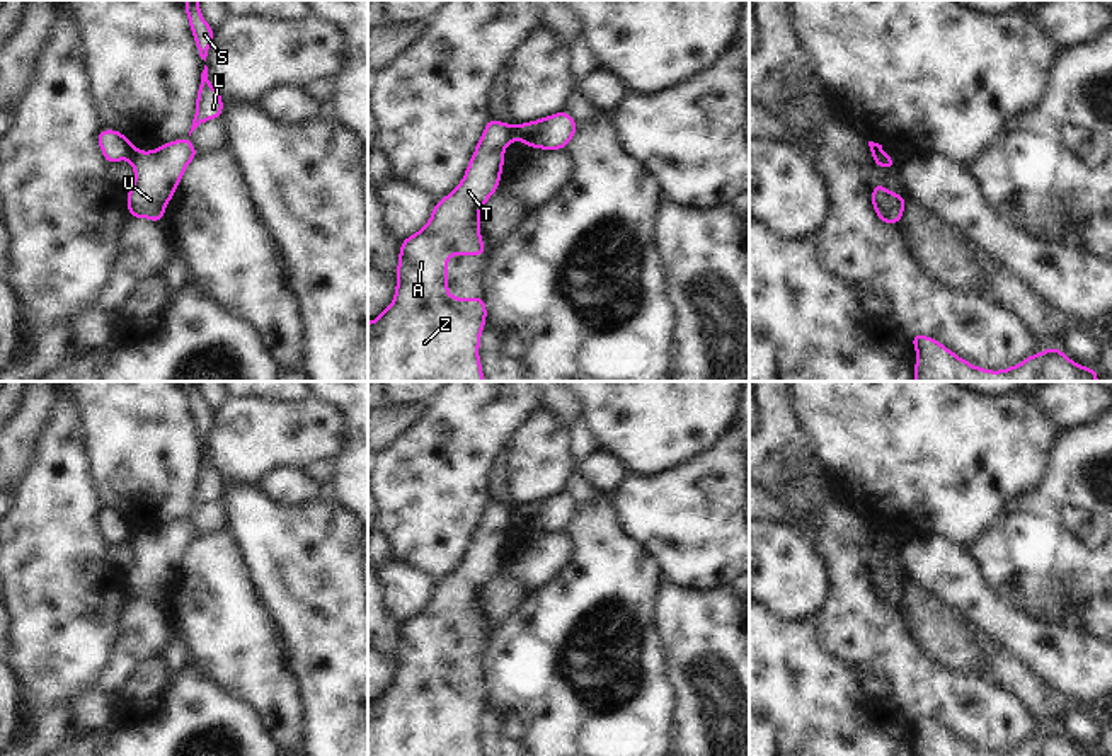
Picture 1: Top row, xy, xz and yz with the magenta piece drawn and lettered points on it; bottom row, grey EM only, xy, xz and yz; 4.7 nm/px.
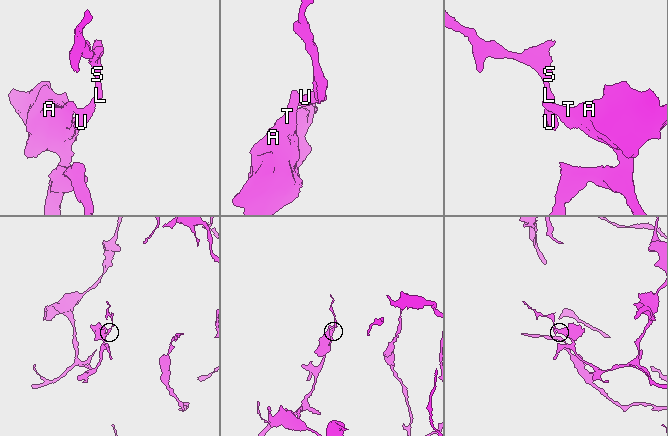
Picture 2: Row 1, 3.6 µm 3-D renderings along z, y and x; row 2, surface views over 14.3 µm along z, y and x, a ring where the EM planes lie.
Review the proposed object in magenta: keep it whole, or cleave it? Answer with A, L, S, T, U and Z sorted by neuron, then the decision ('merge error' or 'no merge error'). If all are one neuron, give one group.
groups A T Z / L S U; merge error

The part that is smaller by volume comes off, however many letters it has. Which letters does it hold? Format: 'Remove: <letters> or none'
Remove: L, S, U

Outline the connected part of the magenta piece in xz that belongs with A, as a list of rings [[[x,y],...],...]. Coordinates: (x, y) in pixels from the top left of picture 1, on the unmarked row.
[[[489,499],[463,560],[436,582],[429,603],[400,625],[395,678],[378,700],[368,703],[368,756],[484,756],[479,730],[487,702],[485,681],[450,676],[448,640],[485,639],[480,591],[499,569],[504,531],[511,524],[513,504]]]

